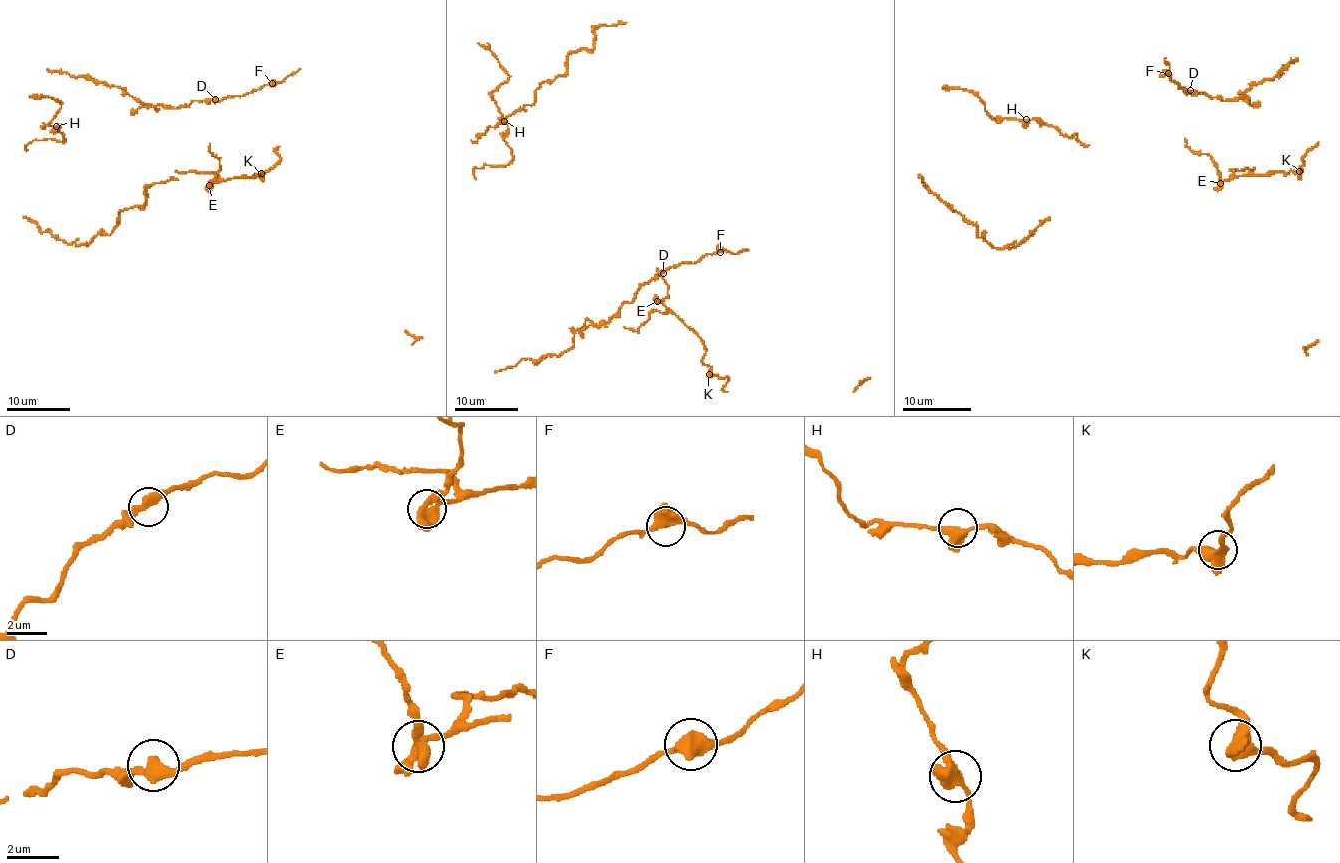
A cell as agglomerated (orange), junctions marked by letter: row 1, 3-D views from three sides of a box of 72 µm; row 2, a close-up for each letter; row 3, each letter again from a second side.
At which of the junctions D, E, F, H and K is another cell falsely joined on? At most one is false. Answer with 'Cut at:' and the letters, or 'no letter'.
Cut at: E

